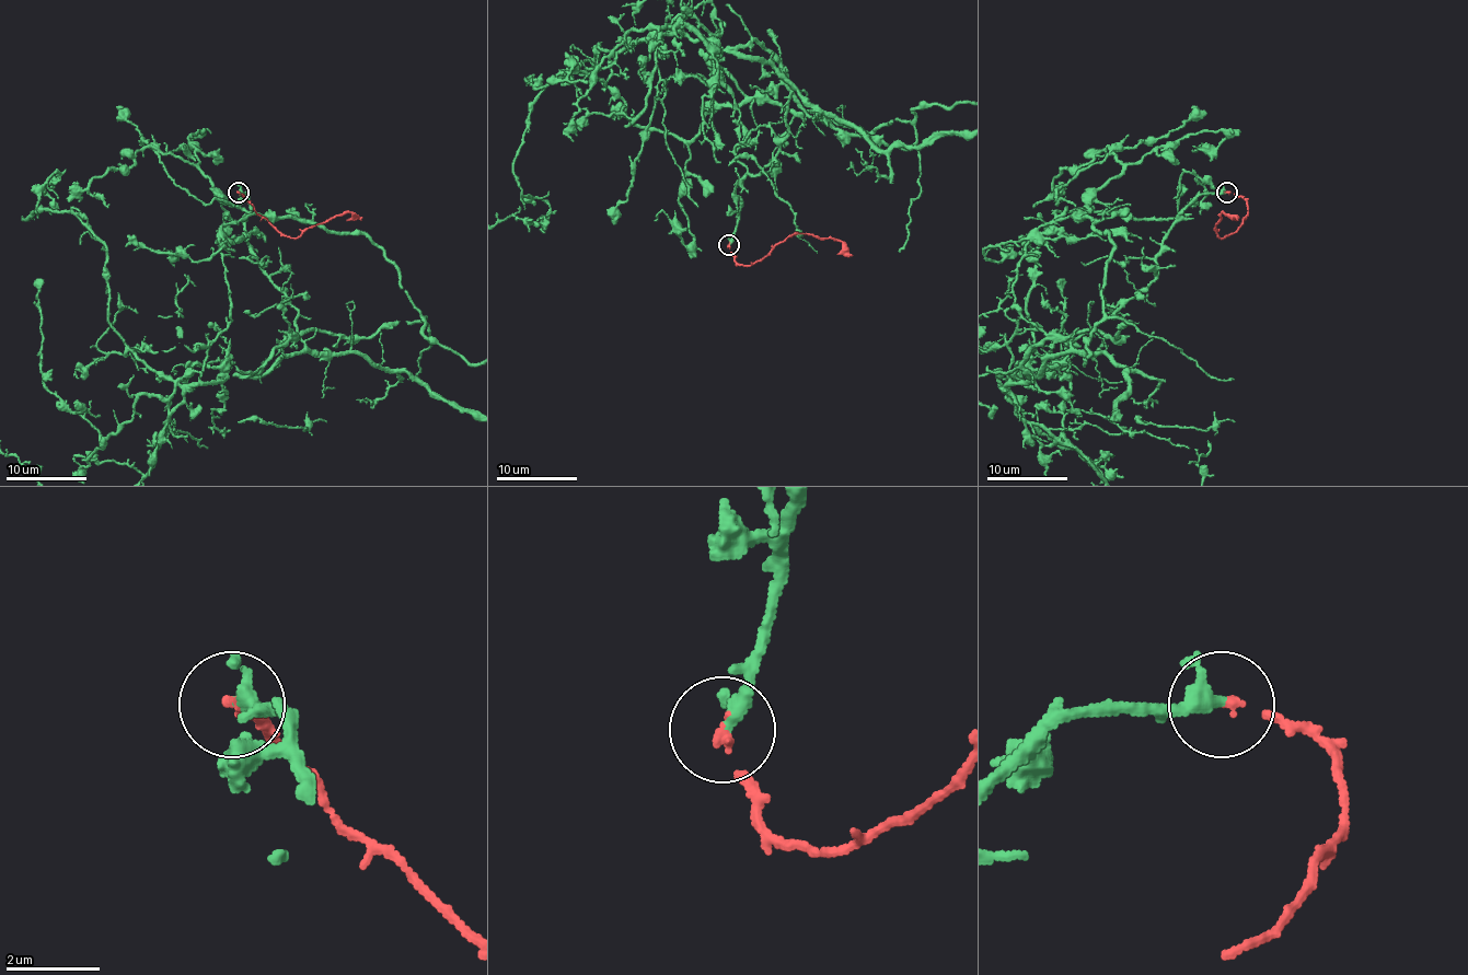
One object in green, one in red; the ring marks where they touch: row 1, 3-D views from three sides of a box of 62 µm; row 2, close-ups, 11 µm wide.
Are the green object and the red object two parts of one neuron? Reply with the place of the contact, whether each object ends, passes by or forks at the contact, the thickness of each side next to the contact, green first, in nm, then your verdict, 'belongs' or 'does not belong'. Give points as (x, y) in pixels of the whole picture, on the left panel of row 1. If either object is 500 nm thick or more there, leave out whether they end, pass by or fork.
at (238, 193); green passes by; red ends there; 280 nm thick on the green side, 180 nm on the other; belongs

